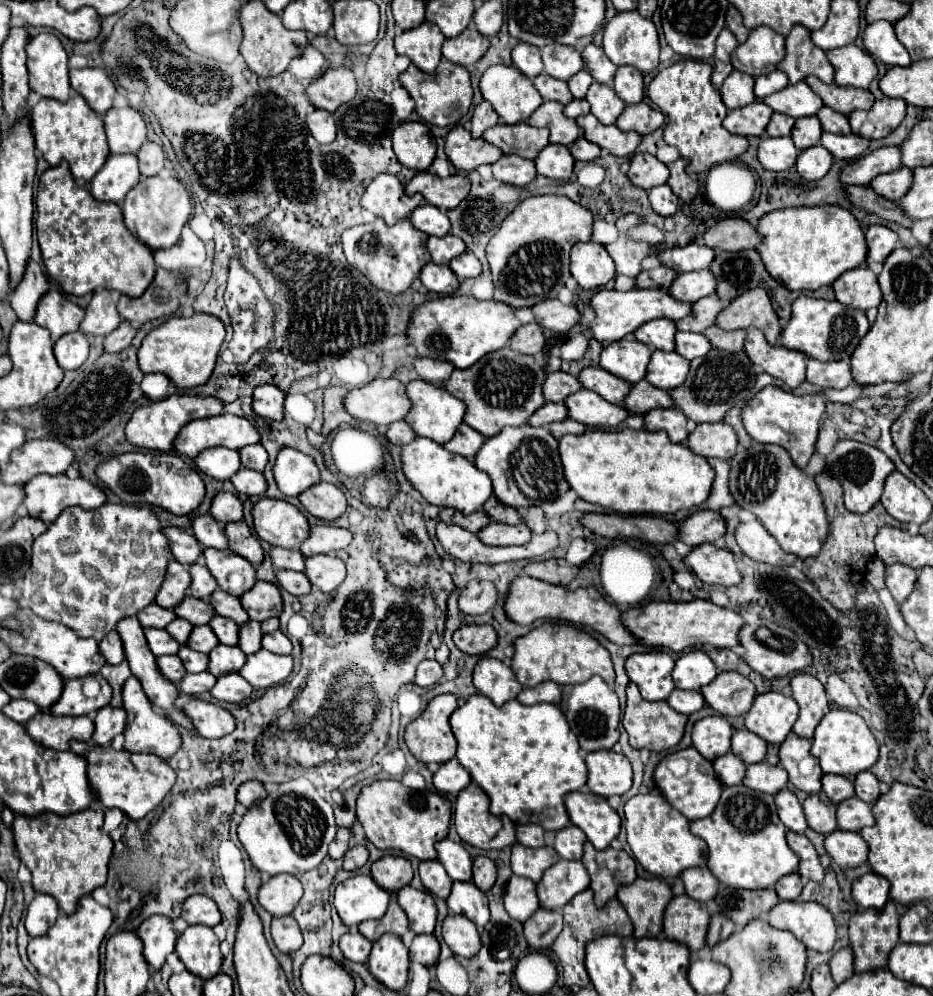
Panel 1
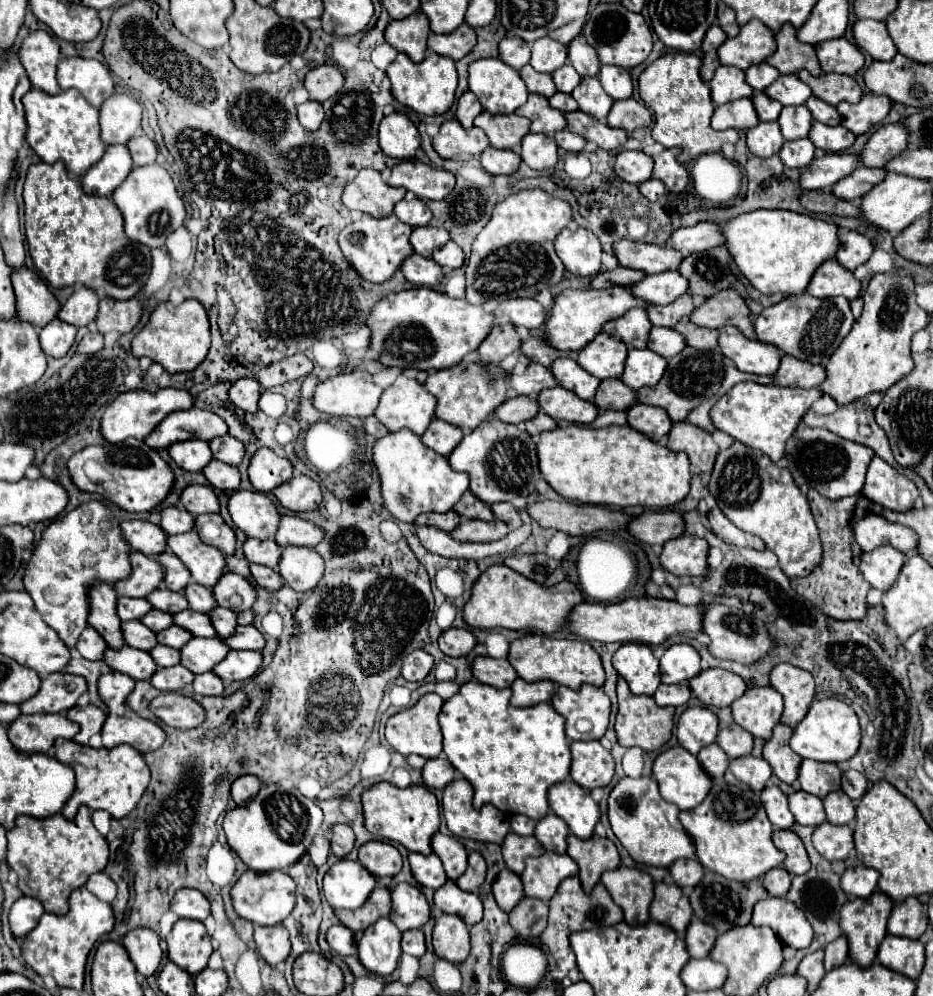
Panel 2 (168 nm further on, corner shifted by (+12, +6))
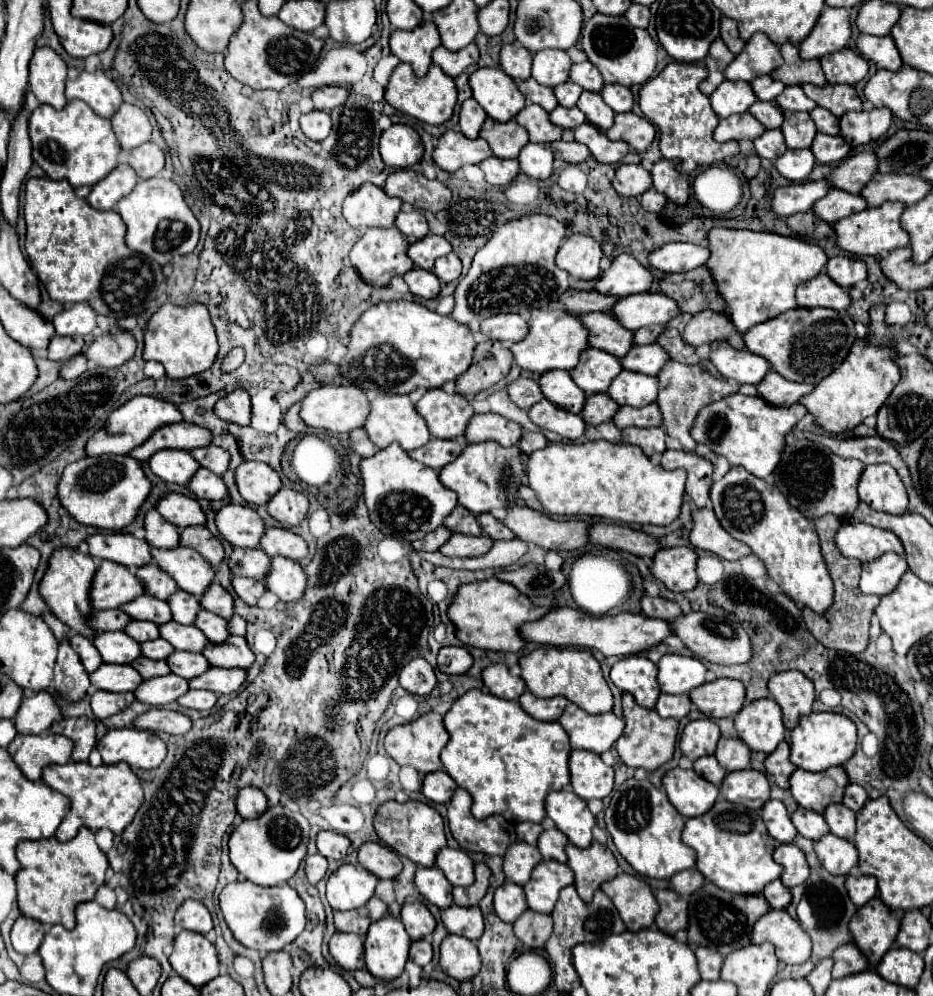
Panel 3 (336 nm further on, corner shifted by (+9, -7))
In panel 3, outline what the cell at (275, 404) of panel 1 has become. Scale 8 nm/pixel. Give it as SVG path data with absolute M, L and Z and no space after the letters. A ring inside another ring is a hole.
M232 391L226 393L214 405L214 415L228 423L236 425L250 425L250 395L246 391Z

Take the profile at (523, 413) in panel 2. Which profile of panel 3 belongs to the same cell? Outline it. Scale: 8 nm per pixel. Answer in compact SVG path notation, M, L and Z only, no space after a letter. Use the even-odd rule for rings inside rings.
M484 413L474 415L466 427L466 443L482 443L482 441L496 441L502 447L512 447L520 441L522 427L496 415L496 413Z

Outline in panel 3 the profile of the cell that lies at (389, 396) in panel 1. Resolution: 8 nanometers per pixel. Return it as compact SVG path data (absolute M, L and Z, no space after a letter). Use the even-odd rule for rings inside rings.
M324 385L324 387L312 389L302 399L300 417L308 427L314 427L314 429L324 429L324 431L332 431L332 433L350 433L352 429L364 425L368 411L370 411L368 395L362 389L358 389L354 385L348 385L348 387Z

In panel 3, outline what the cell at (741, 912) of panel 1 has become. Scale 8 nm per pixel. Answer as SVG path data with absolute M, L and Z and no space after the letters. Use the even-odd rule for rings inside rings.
M706 881L696 893L690 895L688 901L688 943L694 947L712 947L720 955L728 955L738 951L750 943L750 933L754 923L770 911L770 905L762 895L734 895L714 887L714 883Z

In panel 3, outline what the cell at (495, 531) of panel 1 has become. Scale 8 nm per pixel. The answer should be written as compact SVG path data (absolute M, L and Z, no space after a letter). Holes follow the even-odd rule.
M454 533L454 535L440 547L440 553L446 555L446 557L478 557L478 555L484 555L486 551L490 551L492 543L494 543L494 541L492 541L488 535L468 537L468 535Z

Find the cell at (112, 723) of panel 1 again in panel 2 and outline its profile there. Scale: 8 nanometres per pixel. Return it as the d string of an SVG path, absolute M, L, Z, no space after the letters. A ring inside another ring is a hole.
M87 704L87 706L73 706L69 712L67 712L67 718L77 722L81 726L79 734L73 738L75 742L79 744L87 744L89 738L97 732L101 732L103 728L103 722L105 722L105 712L93 704Z

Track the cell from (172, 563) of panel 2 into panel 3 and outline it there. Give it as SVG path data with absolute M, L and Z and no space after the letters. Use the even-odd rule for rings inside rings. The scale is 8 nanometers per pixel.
M152 563L136 569L136 575L138 581L142 581L142 585L146 587L146 593L162 601L166 601L178 589L174 579L170 579L170 575L166 575L158 565Z

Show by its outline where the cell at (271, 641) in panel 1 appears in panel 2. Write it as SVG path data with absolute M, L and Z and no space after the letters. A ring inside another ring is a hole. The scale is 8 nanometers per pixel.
M237 626L237 632L223 642L233 650L263 650L265 636L255 626Z

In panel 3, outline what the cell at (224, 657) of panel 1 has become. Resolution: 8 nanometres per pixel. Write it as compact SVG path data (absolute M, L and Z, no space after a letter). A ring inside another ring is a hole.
M174 651L166 659L170 671L174 675L180 675L184 679L194 679L194 675L202 675L210 665L202 657L202 653L186 653L186 651Z

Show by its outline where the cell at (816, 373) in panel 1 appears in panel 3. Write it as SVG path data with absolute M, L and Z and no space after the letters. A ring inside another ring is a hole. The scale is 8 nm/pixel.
M768 371L762 379L762 383L756 385L758 395L768 401L774 407L790 407L798 403L798 399L806 393L810 393L814 387L808 383L794 383L778 375L776 371Z

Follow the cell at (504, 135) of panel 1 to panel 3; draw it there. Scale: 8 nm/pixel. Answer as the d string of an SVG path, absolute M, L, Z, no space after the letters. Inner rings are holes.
M486 119L480 137L488 141L492 153L496 157L518 157L520 149L528 143L528 131L520 127L514 119L508 123L498 123L494 119Z

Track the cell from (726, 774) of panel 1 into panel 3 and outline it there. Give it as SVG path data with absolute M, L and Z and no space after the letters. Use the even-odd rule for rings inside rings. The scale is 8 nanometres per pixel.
M700 757L700 759L696 759L694 761L694 771L698 775L702 775L706 781L714 783L716 787L720 787L720 783L722 783L722 779L726 775L724 767L716 761L716 757Z

